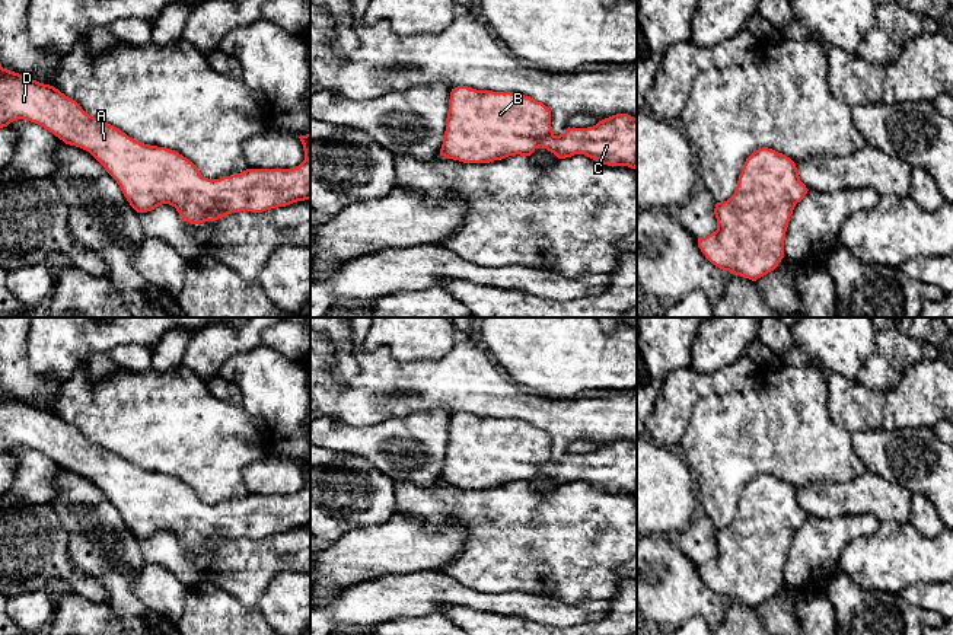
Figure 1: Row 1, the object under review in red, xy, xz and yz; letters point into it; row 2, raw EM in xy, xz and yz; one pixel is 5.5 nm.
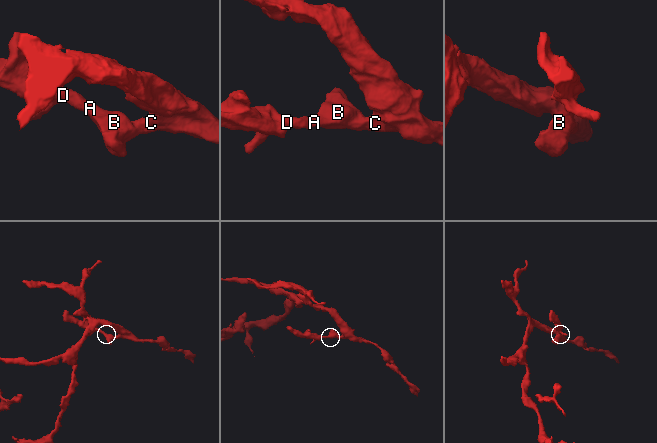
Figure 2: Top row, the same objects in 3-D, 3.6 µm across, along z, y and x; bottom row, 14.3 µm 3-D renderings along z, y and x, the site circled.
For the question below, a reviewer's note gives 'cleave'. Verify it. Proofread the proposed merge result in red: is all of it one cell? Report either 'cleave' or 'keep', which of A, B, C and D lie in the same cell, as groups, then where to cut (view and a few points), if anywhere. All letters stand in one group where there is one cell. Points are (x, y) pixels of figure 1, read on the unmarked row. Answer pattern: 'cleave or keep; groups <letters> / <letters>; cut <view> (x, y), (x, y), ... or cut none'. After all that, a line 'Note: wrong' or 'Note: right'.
keep; groups A B C D; cut none
Note: wrong

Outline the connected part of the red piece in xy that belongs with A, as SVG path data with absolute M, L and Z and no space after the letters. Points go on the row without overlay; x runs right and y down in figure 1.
M0 393L0 454L17 446L35 449L66 470L89 478L117 507L137 539L147 539L162 530L169 530L176 535L182 546L200 551L232 539L262 539L310 526L310 459L299 463L305 486L296 494L246 495L220 505L208 505L178 478L140 469L119 454L89 441L76 427L54 412Z

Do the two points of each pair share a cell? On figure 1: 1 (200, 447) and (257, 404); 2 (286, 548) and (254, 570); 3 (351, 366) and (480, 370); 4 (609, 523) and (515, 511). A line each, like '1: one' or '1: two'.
1: two
2: one
3: two
4: one

